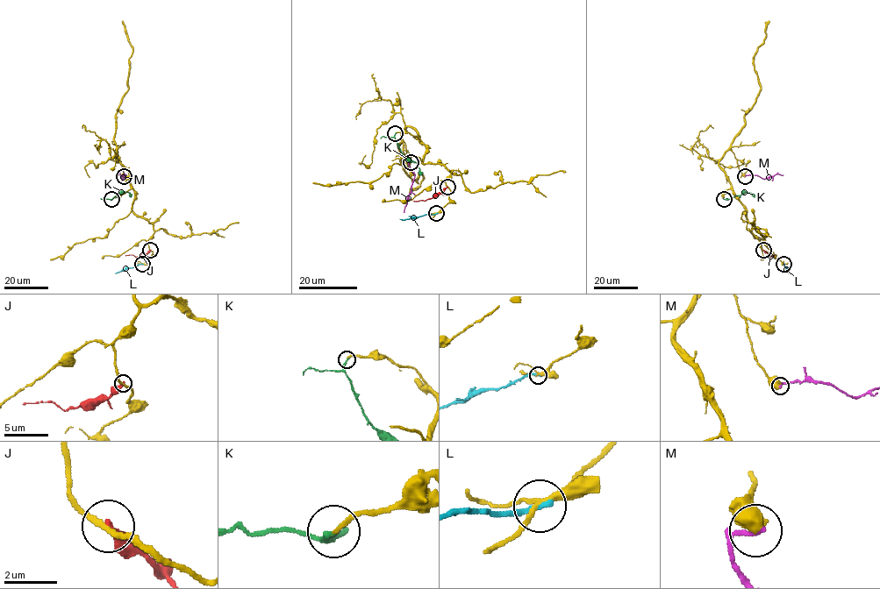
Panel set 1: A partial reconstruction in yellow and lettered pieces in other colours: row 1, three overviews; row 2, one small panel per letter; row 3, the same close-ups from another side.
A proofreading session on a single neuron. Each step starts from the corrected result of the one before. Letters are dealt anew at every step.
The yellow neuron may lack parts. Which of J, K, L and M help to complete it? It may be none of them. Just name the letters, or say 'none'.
K

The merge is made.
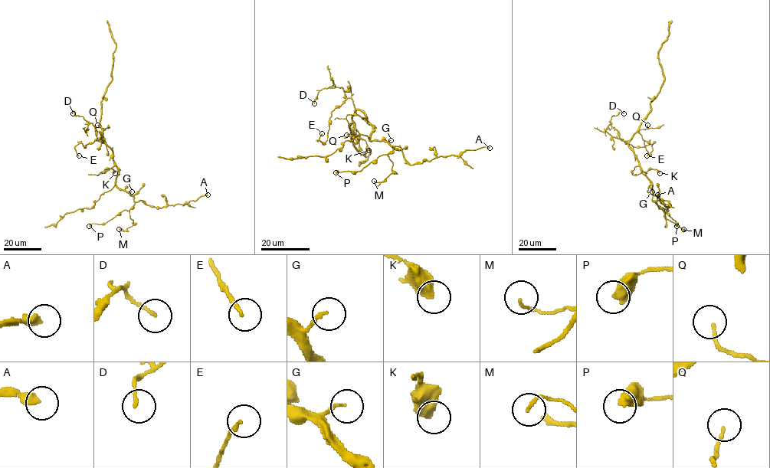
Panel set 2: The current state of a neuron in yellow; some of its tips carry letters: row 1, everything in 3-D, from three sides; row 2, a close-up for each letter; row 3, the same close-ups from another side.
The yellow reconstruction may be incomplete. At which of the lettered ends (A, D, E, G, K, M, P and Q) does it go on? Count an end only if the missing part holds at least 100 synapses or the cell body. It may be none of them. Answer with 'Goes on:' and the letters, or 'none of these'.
Goes on: A

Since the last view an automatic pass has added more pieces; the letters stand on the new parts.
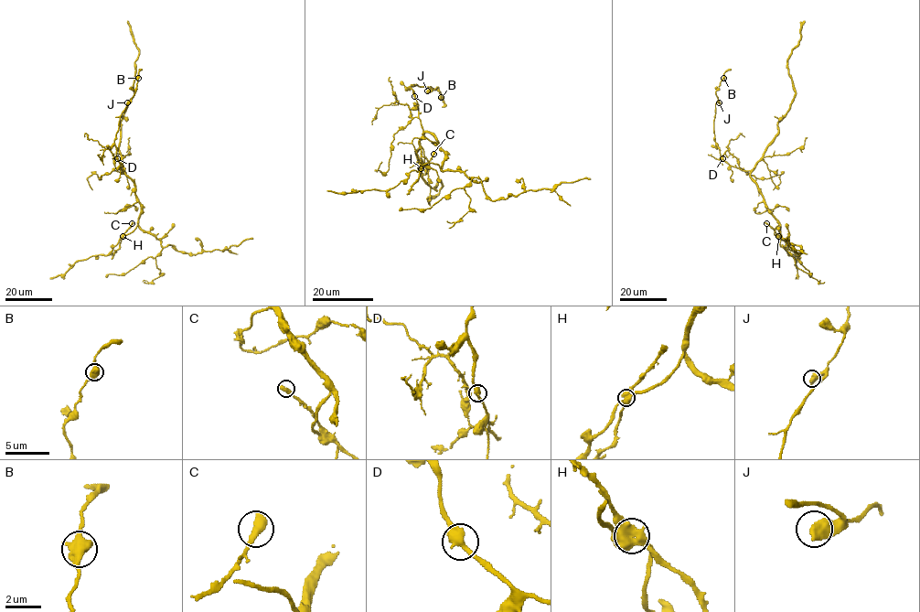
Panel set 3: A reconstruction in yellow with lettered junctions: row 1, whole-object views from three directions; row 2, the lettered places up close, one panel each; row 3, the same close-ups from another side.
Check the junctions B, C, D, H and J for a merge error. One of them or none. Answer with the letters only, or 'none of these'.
H

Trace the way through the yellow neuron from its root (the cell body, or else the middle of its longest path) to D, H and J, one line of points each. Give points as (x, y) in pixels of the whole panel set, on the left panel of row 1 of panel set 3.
D: (134, 184), (121, 169), (117, 159)
H: (134, 184), (140, 217), (136, 227), (123, 236)
J: (134, 184), (120, 167), (114, 143), (120, 116), (130, 102), (127, 102)

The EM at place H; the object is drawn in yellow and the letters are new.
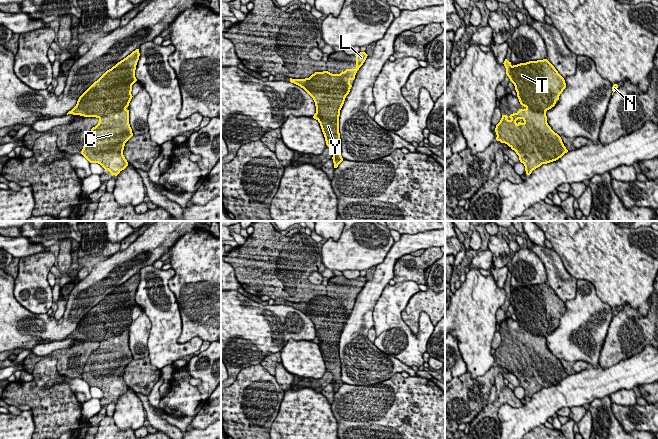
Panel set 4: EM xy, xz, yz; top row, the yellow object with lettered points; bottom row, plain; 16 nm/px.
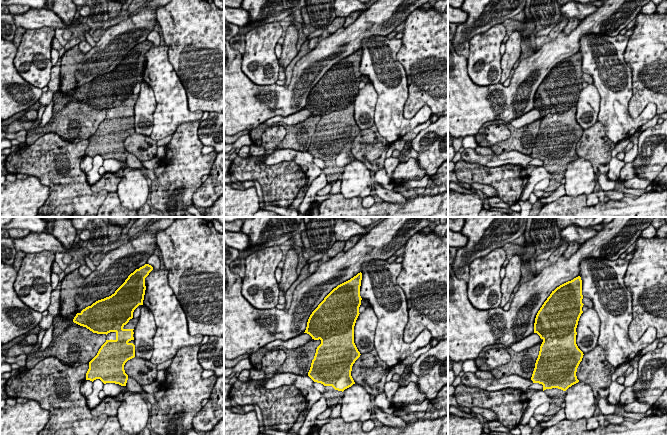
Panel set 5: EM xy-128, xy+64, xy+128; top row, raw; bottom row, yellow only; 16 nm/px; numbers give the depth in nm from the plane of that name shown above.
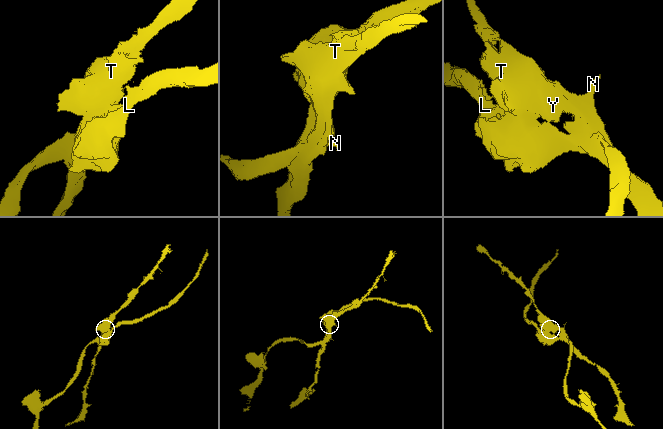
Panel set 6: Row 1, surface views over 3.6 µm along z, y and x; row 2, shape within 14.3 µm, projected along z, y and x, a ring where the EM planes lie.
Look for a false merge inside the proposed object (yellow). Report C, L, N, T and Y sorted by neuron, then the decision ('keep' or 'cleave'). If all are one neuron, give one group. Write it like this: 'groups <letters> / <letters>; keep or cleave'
groups C L / N T Y; cleave

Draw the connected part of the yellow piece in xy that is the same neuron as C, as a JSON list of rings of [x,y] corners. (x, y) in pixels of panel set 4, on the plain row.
[[[126,332],[100,341],[81,375],[90,387],[100,388],[112,400],[117,400],[128,390],[123,374],[133,357],[129,348],[129,334]]]

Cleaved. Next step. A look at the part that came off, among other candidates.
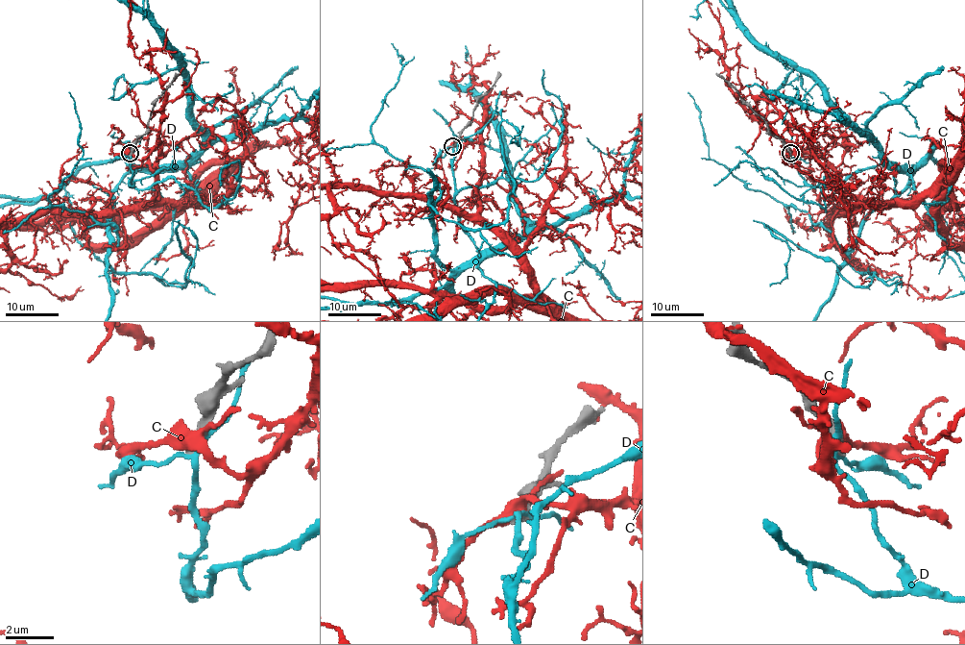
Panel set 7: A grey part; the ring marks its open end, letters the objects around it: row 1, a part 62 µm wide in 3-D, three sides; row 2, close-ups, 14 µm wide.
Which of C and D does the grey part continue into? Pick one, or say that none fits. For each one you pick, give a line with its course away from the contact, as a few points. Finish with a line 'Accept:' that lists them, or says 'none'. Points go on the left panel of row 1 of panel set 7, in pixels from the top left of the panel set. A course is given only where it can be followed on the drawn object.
Accept: none

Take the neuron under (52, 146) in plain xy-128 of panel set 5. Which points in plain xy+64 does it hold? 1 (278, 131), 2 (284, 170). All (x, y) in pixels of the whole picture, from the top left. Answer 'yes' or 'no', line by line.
1: yes
2: yes

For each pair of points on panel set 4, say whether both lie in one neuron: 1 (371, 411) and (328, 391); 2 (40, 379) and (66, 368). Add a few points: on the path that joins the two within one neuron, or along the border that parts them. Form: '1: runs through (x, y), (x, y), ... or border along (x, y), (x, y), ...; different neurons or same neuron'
1: border along (335, 392), (331, 404); different neurons
2: border along (57, 356), (57, 372), (65, 376); different neurons

